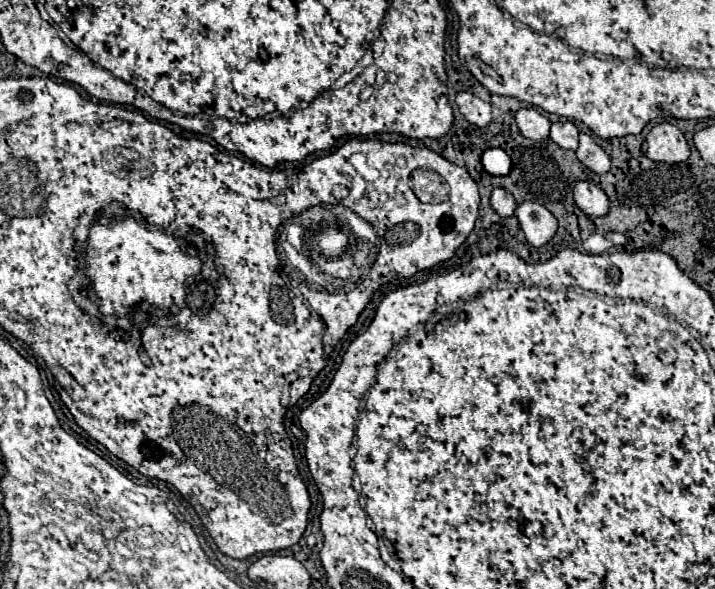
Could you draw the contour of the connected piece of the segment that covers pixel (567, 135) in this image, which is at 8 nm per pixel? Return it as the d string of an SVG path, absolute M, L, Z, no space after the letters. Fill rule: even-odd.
M559 120L559 122L551 124L551 136L549 138L565 150L577 150L577 136L579 136L579 130L569 120Z

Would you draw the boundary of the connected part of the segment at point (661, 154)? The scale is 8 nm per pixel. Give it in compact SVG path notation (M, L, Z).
M655 124L647 134L645 156L655 162L685 162L689 158L689 144L681 130L673 124Z

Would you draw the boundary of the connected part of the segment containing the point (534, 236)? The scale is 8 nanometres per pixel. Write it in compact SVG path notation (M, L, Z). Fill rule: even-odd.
M523 202L521 206L517 206L515 216L525 234L525 240L535 248L547 244L557 232L555 216L537 202Z

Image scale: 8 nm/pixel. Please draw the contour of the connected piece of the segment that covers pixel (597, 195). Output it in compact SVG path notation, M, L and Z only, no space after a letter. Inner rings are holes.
M577 182L575 184L575 204L591 218L605 216L609 212L609 200L607 194L597 188L593 182Z

